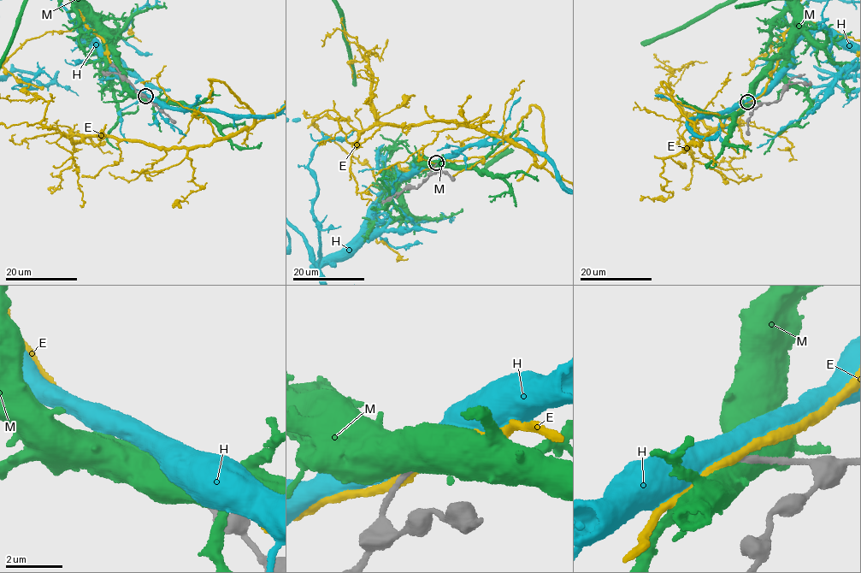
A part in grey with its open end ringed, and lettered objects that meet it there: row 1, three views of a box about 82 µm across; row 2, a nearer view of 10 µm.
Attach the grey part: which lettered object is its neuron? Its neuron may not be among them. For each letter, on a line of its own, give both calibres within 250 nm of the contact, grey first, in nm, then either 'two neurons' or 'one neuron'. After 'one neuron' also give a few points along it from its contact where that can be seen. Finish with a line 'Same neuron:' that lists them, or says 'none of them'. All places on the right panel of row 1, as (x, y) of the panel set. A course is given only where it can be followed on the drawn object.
E: 240/300 nm | two neurons
H: 240/600 nm | two neurons
M: 280/850 nm | two neurons
Same neuron: none of them

